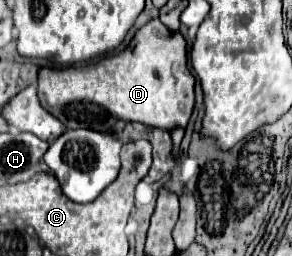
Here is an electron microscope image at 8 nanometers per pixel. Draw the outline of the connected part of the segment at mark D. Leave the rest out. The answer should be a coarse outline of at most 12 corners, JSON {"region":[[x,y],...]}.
{"region":[[159,20],[97,64],[41,68],[67,128],[187,126],[187,40]]}

